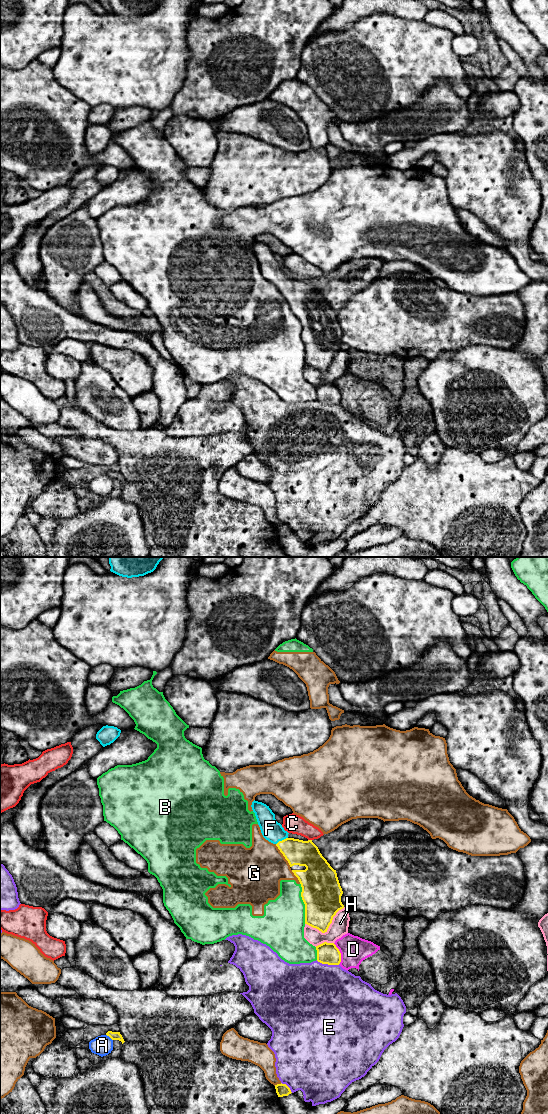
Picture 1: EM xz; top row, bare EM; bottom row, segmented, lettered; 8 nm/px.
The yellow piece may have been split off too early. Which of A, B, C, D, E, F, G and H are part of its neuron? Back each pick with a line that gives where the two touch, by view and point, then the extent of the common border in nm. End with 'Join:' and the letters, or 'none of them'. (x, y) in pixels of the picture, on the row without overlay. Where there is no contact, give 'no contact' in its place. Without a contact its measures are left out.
F: xz (282, 280) | 110 nm
Join: F

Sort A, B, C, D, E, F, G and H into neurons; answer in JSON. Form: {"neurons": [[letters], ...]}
{"neurons": [["A"], ["B", "G"], ["C"], ["D"], ["E"], ["F"], ["H"]]}

